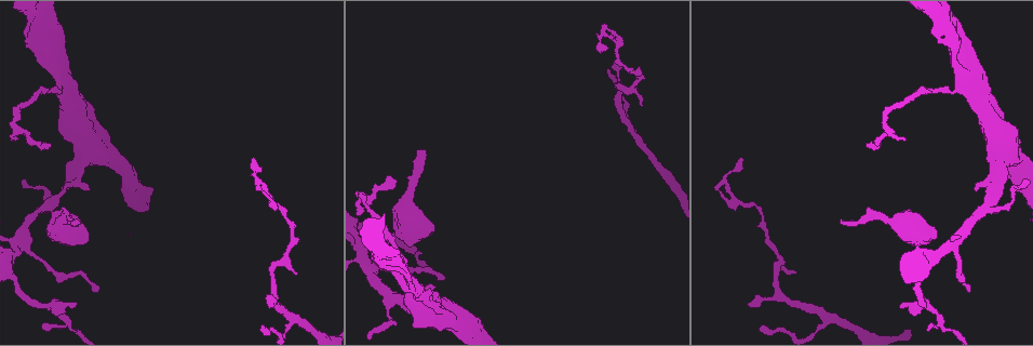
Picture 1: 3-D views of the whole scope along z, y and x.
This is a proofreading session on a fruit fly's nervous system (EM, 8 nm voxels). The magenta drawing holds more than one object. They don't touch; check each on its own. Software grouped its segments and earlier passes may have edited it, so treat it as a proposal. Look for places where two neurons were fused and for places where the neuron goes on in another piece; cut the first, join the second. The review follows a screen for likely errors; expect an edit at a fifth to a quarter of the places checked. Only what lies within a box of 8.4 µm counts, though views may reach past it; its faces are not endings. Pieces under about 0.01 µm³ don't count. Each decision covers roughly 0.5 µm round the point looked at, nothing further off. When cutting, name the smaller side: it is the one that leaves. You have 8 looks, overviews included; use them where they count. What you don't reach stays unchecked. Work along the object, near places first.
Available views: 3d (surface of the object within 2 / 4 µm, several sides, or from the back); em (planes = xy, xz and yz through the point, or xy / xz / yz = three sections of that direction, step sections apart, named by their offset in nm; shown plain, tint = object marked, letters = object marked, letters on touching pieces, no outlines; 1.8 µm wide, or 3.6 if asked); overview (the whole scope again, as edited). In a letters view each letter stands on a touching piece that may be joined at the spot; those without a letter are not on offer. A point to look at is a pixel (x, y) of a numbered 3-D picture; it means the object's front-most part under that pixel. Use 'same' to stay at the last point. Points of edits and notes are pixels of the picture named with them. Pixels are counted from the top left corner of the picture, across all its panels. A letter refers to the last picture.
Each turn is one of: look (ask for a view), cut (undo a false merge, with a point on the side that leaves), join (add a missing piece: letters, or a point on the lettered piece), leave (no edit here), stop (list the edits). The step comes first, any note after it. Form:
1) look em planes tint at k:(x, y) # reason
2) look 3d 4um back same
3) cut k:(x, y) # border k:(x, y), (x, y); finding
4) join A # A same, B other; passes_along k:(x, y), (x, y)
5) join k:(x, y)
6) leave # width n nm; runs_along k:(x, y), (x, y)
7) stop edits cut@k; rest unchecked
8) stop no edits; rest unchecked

look em planes letters at 1:(425, 152) # end of a long branch

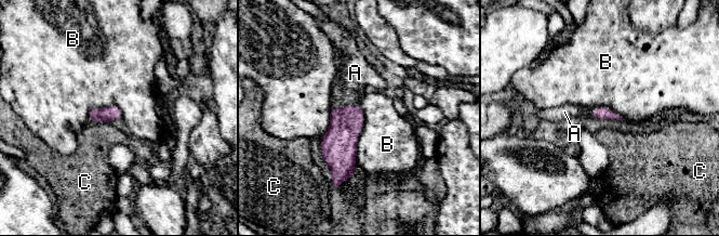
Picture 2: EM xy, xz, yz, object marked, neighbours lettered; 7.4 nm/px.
join A # A same, B other, C other; passes_along 2:(345, 122), (345, 106), (355, 75); it goes on there

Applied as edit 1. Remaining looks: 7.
look overview # see it whole again

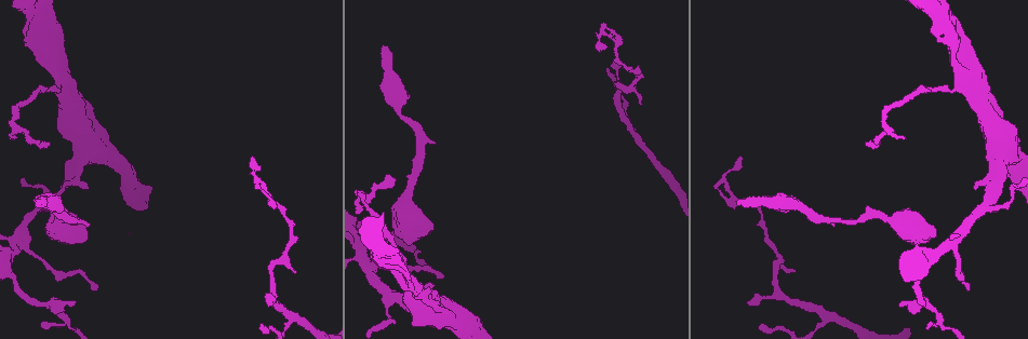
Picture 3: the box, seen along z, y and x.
look em yz step 4 letters at 3:(987, 204) # sharp bend

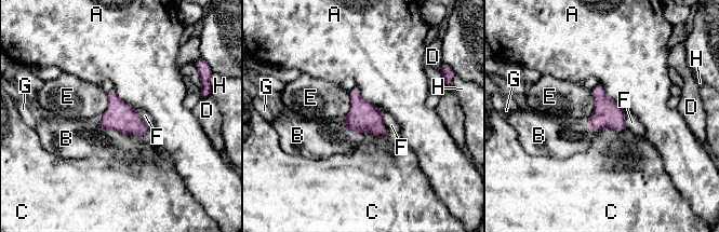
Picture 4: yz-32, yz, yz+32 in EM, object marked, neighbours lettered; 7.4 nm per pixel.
look em planes letters same

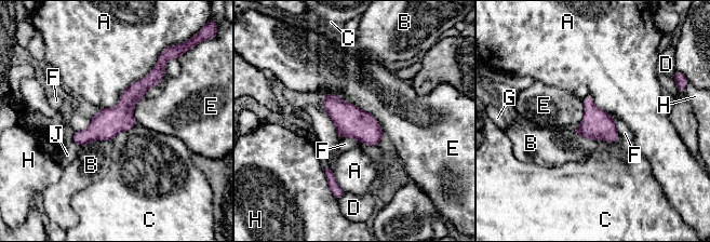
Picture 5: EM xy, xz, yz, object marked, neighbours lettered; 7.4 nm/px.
leave # A other, B other, C other, D other, E other, F other, G other, H other, J other; border 5:(157, 61), (114, 106), (99, 109); continuous, no second neuron

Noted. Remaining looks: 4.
look 3d 2um at 3:(441, 278) # thin end

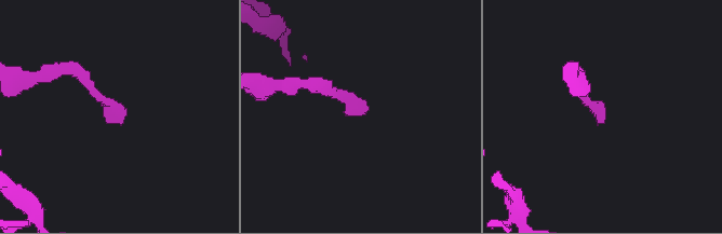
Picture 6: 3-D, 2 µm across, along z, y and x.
look em planes letters at 6:(118, 120)

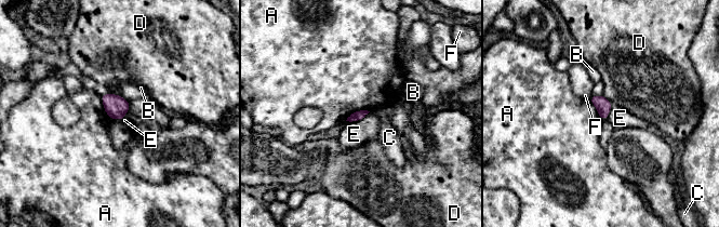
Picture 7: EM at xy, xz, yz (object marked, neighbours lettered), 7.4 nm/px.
leave # A other, B other, C other, D other, E other, F other; border 7:(369, 111), (358, 120), (346, 121); none of them fits

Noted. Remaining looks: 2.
stop edits join@2; rest unchecked

